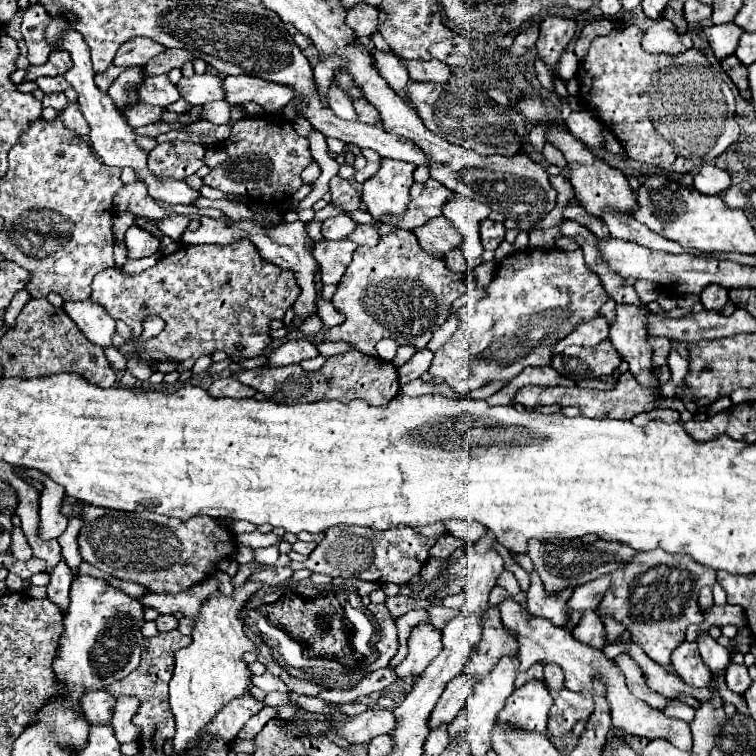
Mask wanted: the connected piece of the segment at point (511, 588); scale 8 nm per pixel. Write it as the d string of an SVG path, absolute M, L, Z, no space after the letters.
M504 570L502 574L500 574L498 584L500 584L502 588L506 588L510 596L514 596L514 594L518 594L518 592L520 592L520 586L518 586L518 582L516 582L514 574L512 574L512 572L508 572L508 570Z

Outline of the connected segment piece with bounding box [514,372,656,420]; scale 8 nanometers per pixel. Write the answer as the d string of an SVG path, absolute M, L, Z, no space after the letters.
M624 372L620 378L618 378L618 386L610 392L602 392L602 390L596 390L596 388L578 388L578 386L570 386L570 388L534 388L534 386L526 386L522 388L514 402L522 404L524 408L536 408L536 406L560 406L560 408L566 408L566 406L576 406L580 408L582 416L588 416L588 418L620 418L620 420L632 420L636 414L640 412L650 412L656 408L656 392L648 386L642 386L638 384L638 380L632 376L632 372Z

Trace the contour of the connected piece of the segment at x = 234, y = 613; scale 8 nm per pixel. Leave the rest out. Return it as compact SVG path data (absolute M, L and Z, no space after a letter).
M246 582L244 586L234 590L234 596L226 598L220 594L212 594L194 622L192 644L180 648L176 652L176 668L170 680L170 708L176 720L178 752L186 754L190 744L200 738L202 728L234 698L240 698L250 692L252 672L250 666L242 660L248 650L256 650L254 642L244 636L242 610L250 596L254 596L262 584Z

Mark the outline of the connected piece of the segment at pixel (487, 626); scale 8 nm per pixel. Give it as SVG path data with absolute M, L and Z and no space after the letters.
M490 606L482 616L482 640L470 654L464 672L488 674L502 656L510 656L512 652L518 652L518 642L502 628L498 608Z

